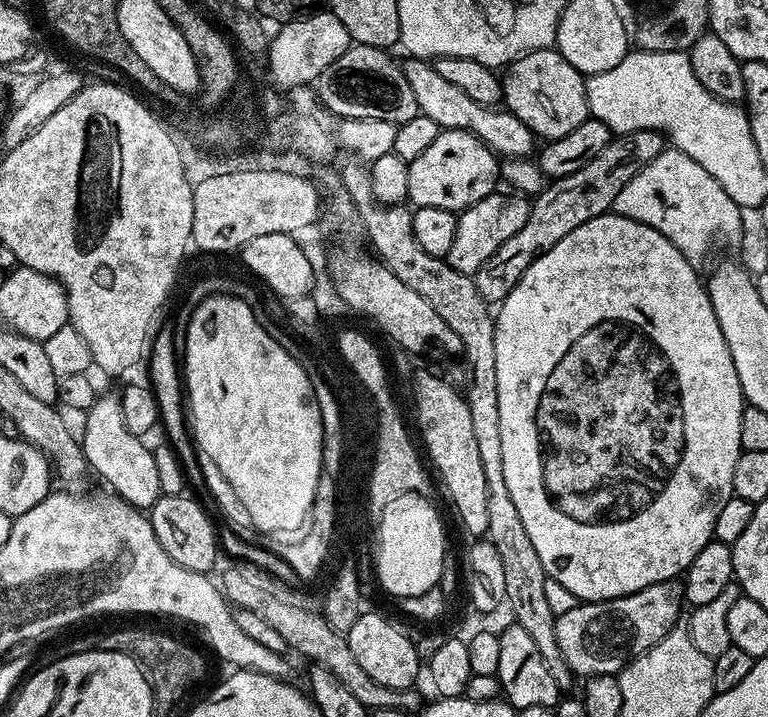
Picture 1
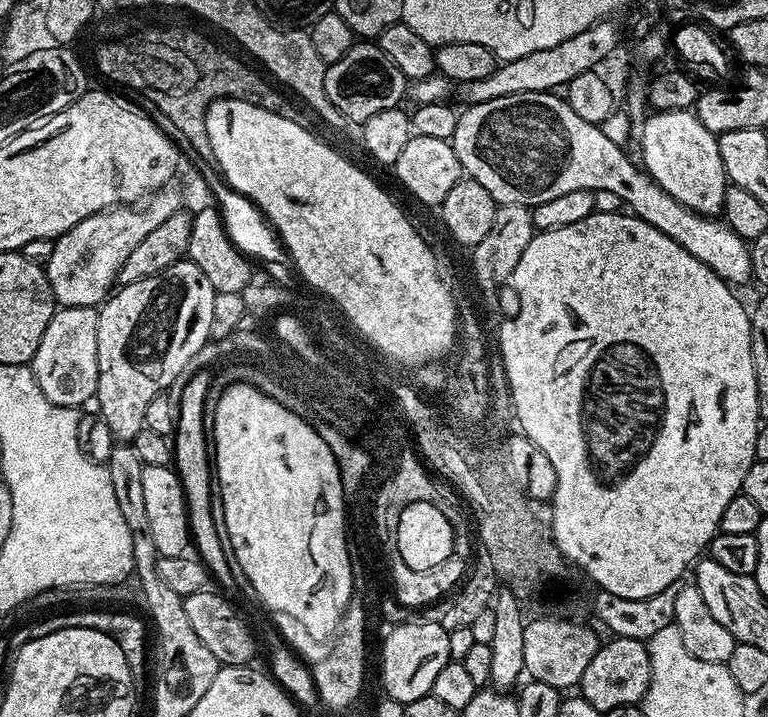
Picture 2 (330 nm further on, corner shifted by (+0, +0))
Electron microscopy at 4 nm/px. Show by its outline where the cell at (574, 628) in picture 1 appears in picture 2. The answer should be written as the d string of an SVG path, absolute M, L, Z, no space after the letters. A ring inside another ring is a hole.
M529 619L524 626L524 671L538 682L546 682L561 690L575 689L582 674L586 674L586 666L590 666L590 658L598 654L601 643L601 637L596 637L594 629L587 628L576 620Z

